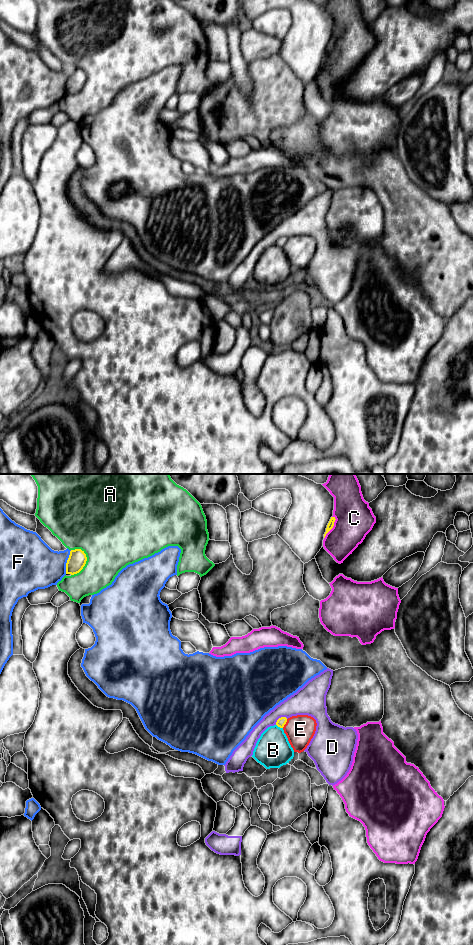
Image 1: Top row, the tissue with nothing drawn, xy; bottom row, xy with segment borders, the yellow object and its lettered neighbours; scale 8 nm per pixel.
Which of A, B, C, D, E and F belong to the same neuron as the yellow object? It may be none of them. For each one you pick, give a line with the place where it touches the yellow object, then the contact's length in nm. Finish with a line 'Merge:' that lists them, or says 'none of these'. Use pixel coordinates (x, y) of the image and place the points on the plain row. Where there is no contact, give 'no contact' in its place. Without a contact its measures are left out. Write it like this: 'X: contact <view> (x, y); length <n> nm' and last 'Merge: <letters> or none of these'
Merge: none of these

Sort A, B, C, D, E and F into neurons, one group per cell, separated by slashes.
A / B / C / D / E / F

